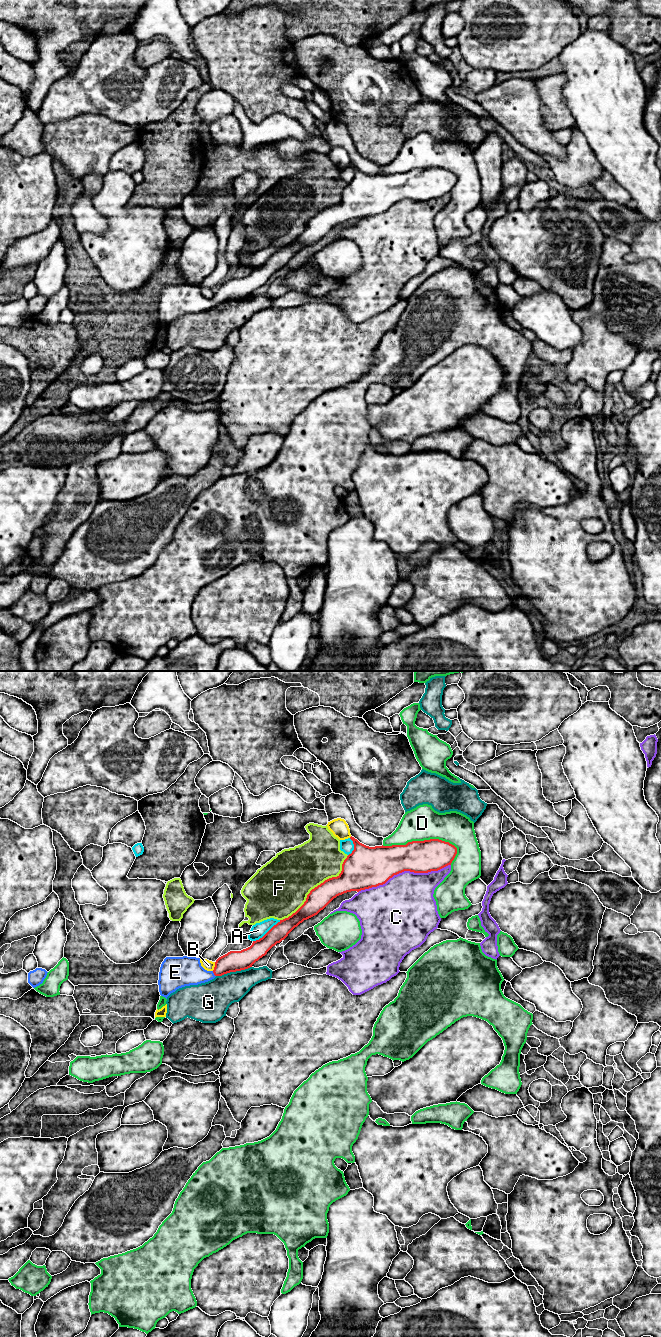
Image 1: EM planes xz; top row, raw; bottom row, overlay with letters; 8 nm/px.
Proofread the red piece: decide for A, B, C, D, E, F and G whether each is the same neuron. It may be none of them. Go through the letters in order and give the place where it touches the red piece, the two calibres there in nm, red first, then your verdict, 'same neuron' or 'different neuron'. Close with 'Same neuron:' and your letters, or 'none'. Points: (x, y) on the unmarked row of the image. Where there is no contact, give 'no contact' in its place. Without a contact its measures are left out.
A: xz (267, 260) | 140/120 nm | different neuron
B: xz (215, 294) | 170/80 nm | different neuron
C: xz (404, 198) | 320/440 nm | different neuron
D: xz (422, 169) | 260/280 nm | different neuron
E: xz (214, 302) | 170/240 nm | same neuron
F: xz (317, 214) | 170/400 nm | different neuron
G: xz (233, 299) | 170/280 nm | different neuron
Same neuron: E

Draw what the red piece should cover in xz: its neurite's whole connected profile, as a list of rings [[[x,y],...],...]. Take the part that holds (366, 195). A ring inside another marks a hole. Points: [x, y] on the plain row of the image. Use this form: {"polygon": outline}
{"polygon": [[[350,165],[354,172],[354,178],[347,184],[342,192],[342,199],[337,205],[325,208],[323,211],[315,215],[307,223],[304,232],[291,244],[280,248],[274,253],[262,266],[253,269],[252,273],[241,279],[230,279],[219,285],[215,290],[213,299],[205,298],[200,291],[200,286],[196,285],[166,285],[161,292],[159,300],[159,320],[160,323],[167,325],[177,317],[198,313],[214,307],[216,304],[222,304],[230,300],[236,300],[248,297],[265,284],[267,280],[284,268],[288,262],[304,248],[317,243],[323,238],[334,226],[351,219],[361,219],[372,215],[385,212],[394,203],[404,199],[414,201],[428,201],[438,199],[448,193],[451,193],[457,182],[457,176],[439,167],[430,167],[424,169],[412,169],[406,173],[392,174],[375,174],[369,175],[360,171],[354,165]]]}

